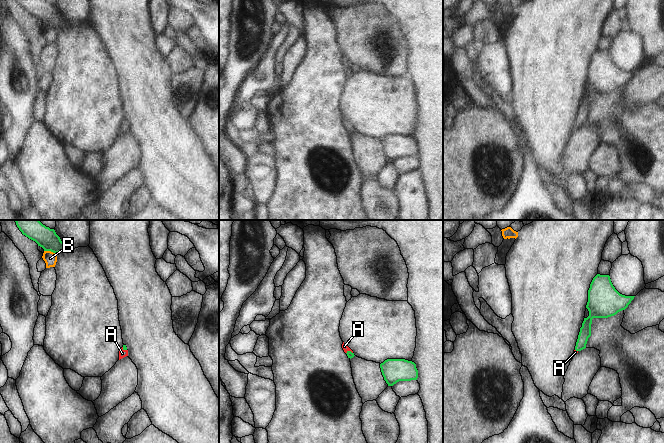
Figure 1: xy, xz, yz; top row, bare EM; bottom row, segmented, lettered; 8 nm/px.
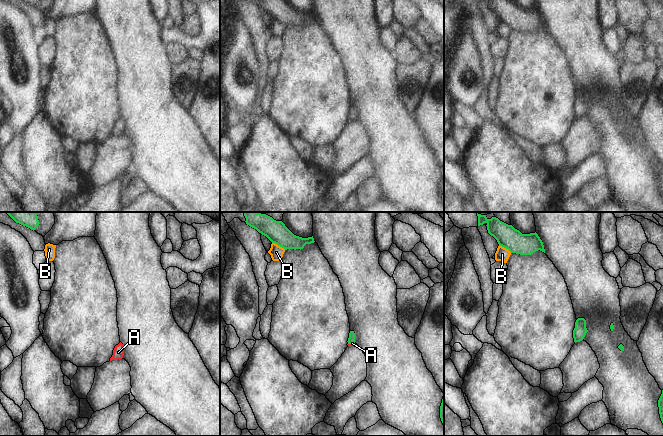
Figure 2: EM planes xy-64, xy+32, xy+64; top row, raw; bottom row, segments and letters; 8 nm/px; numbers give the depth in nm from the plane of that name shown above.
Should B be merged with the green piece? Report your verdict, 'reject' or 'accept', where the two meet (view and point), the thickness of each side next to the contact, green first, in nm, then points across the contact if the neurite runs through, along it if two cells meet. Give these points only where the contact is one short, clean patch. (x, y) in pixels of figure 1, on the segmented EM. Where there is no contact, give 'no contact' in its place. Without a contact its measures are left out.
reject; meets green in xy at (50, 250); 170 nm thick on the green side, 110 nm on the other; border along xy (44, 250), (50, 250), (55, 254)

